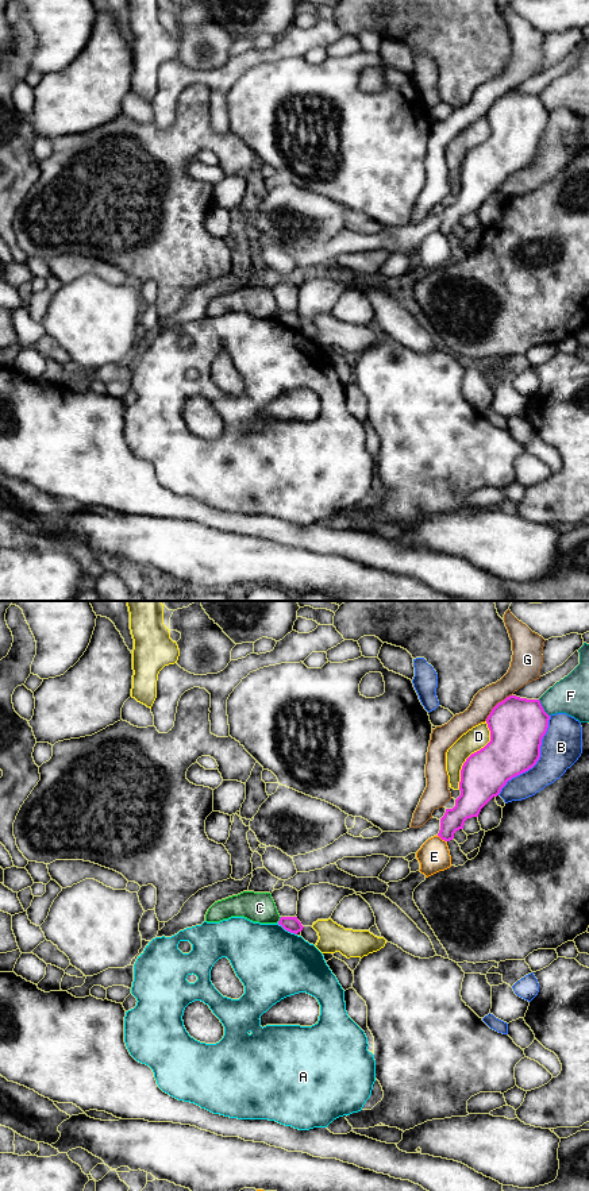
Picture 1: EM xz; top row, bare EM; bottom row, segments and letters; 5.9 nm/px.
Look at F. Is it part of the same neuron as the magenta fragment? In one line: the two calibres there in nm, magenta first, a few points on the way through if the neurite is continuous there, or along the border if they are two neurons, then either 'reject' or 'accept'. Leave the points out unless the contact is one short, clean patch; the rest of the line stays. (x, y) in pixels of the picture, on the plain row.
320/220 nm | along xz (538, 95), (549, 111) | reject

